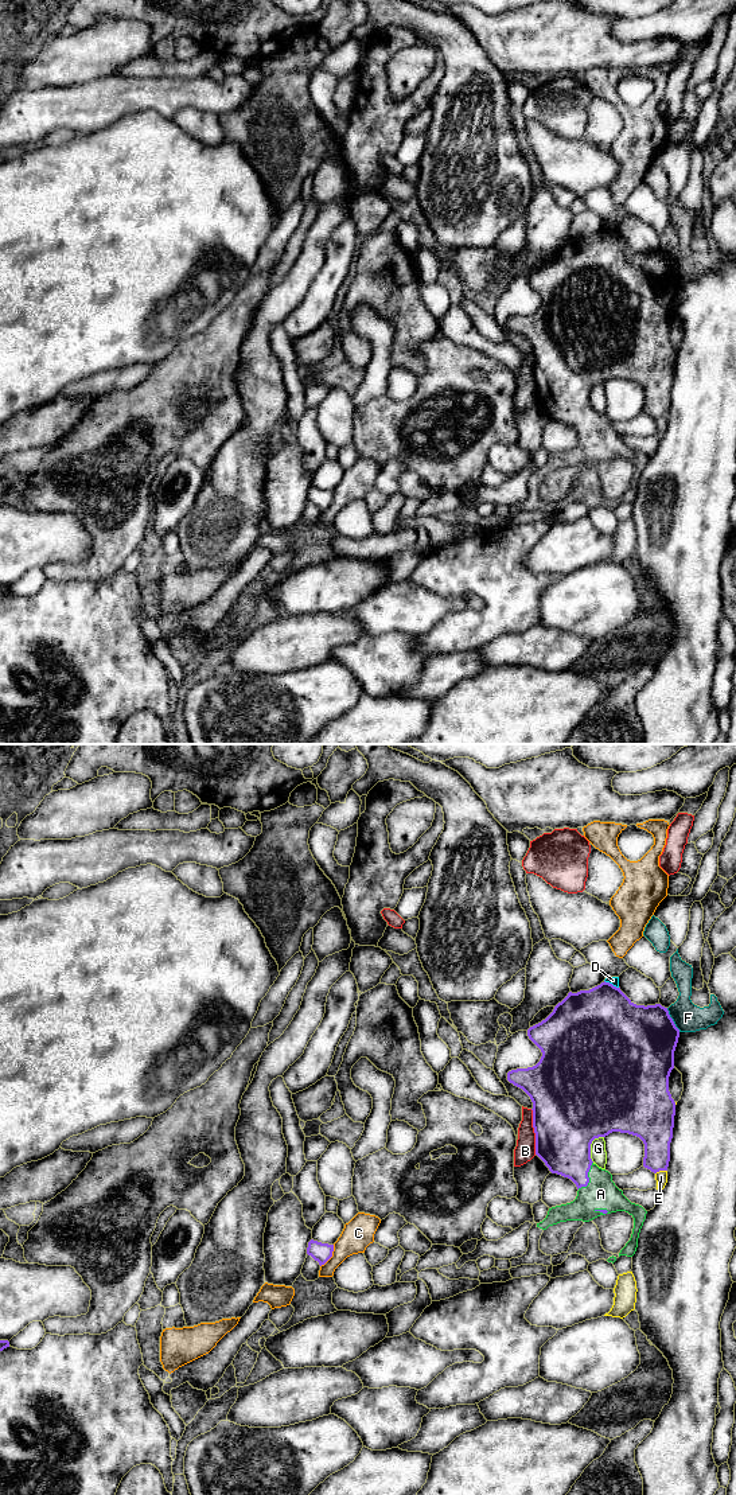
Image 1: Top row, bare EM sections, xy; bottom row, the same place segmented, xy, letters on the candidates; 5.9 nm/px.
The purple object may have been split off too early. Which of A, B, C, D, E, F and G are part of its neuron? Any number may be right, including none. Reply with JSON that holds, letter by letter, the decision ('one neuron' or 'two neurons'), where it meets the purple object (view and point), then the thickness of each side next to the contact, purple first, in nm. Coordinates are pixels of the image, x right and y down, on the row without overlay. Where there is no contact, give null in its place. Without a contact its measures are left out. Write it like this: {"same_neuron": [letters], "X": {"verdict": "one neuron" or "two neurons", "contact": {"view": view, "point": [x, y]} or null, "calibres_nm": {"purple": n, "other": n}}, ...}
{"same_neuron": ["A"], "A": {"verdict": "one neuron", "contact": {"view": "xy", "point": [588, 424]}, "calibres_nm": {"purple": 320, "other": 190}}, "B": {"verdict": "two neurons", "contact": {"view": "xy", "point": [534, 378]}, "calibres_nm": {"purple": 440, "other": 120}}, "C": {"verdict": "two neurons", "contact": {"view": "xy", "point": [331, 502]}, "calibres_nm": {"purple": 110, "other": 180}}, "D": {"verdict": "two neurons", "contact": {"view": "xy", "point": [611, 230]}, "calibres_nm": {"purple": 440, "other": 50}}, "E": {"verdict": "two neurons", "contact": {"view": "xy", "point": [661, 416]}, "calibres_nm": {"purple": 200, "other": 70}}, "F": {"verdict": "two neurons", "contact": {"view": "xy", "point": [672, 267]}, "calibres_nm": {"purple": 460, "other": 180}}, "G": {"verdict": "two neurons", "contact": {"view": "xy", "point": [590, 393]}, "calibres_nm": {"purple": 440, "other": 100}}}

